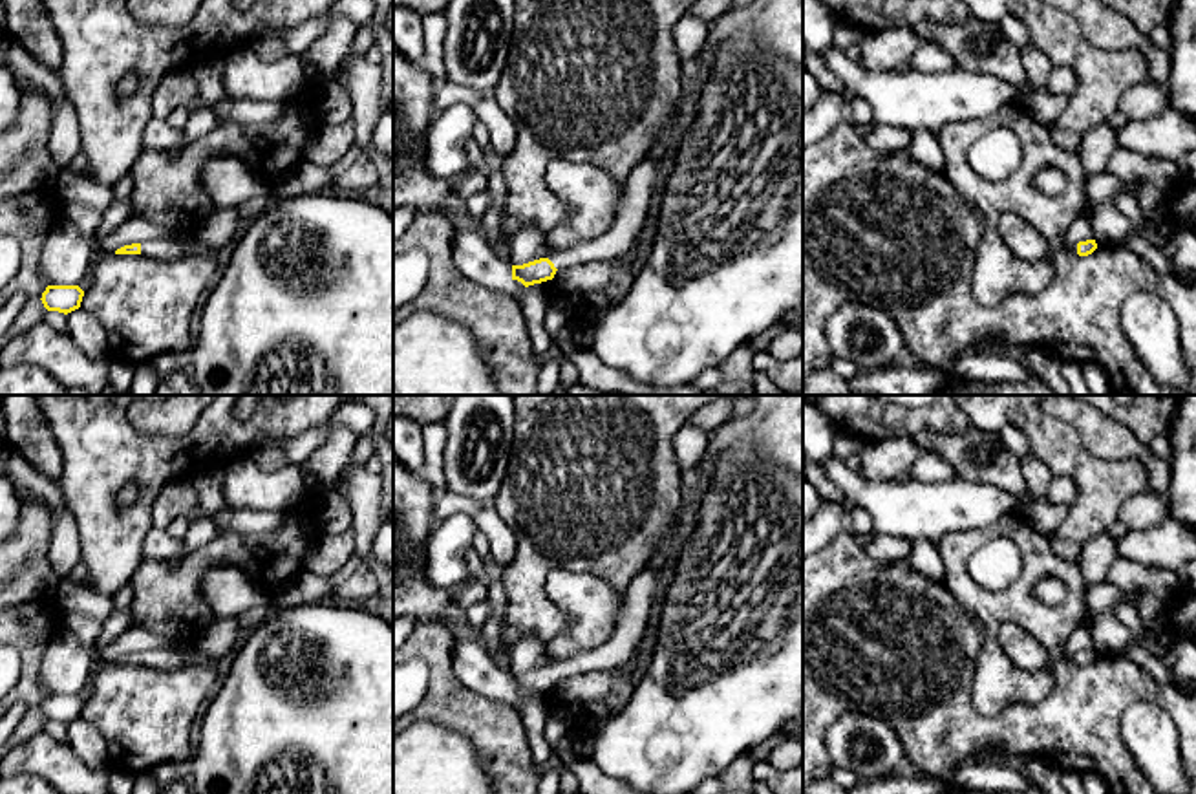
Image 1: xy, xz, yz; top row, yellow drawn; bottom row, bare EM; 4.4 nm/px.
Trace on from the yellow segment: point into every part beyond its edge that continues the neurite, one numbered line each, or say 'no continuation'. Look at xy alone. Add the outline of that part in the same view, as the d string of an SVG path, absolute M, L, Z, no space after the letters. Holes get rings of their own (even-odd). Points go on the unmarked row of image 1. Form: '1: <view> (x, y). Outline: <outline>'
1: xy (165, 659). Outline: M190 644L188 649L159 649L159 651L143 651L141 664L157 668L157 670L176 670L188 666L190 660L199 662L205 659L203 653Z

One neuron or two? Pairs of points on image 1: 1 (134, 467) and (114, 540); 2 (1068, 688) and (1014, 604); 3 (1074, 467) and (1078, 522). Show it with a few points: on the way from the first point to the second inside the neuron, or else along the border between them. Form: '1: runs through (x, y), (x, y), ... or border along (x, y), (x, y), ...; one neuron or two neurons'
1: runs through (116, 483), (110, 489), (110, 522); one neuron
2: border along (997, 628), (1017, 622), (1052, 659), (1065, 657); two neurons
3: runs through (1085, 480), (1085, 509); one neuron

